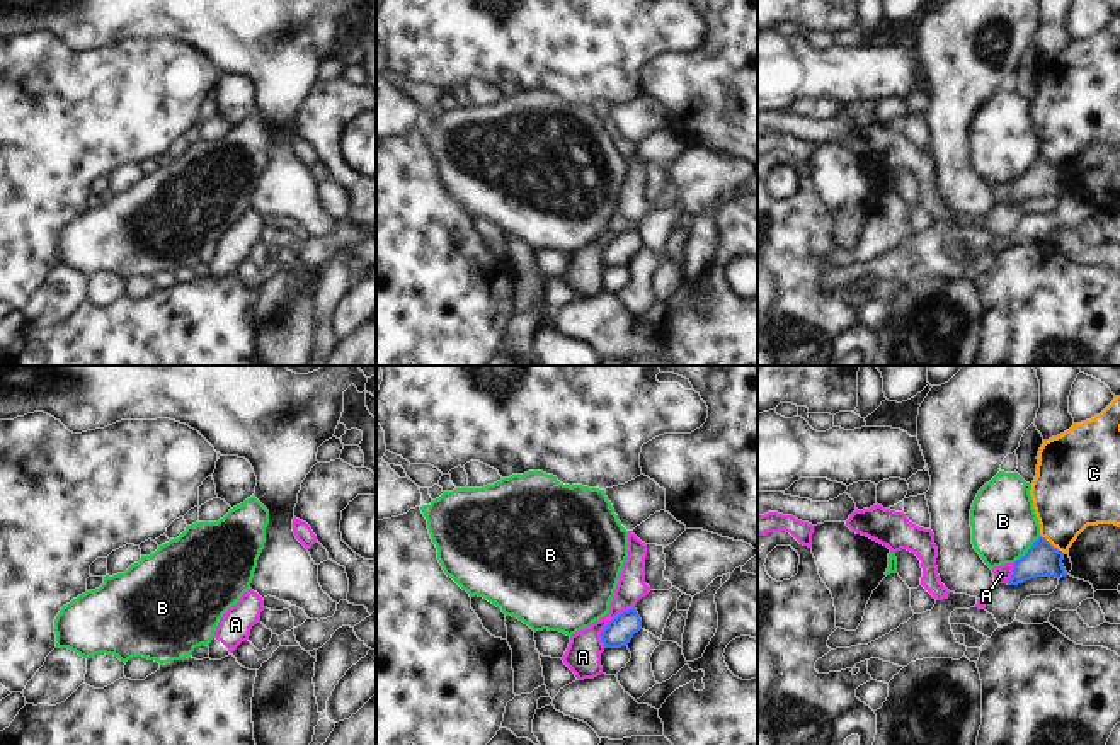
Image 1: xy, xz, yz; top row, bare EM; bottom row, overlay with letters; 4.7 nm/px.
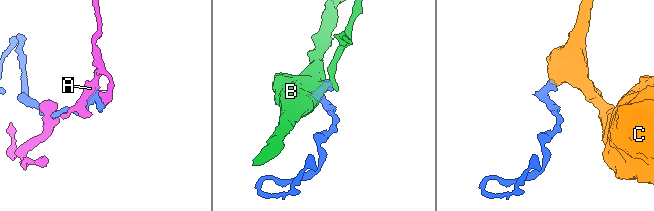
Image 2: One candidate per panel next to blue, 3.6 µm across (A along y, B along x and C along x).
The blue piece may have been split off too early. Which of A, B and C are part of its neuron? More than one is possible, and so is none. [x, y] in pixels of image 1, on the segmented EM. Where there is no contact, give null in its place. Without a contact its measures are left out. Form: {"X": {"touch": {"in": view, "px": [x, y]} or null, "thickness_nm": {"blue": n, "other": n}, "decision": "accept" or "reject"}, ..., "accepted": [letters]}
{"A": {"touch": {"in": "xz", "px": [608, 623]}, "thickness_nm": {"blue": 130, "other": 170}, "decision": "reject"}, "B": {"touch": {"in": "yz", "px": [1027, 551]}, "thickness_nm": {"blue": 160, "other": 320}, "decision": "reject"}, "C": {"touch": {"in": "yz", "px": [1051, 545]}, "thickness_nm": {"blue": 160, "other": 340}, "decision": "reject"}, "accepted": []}

